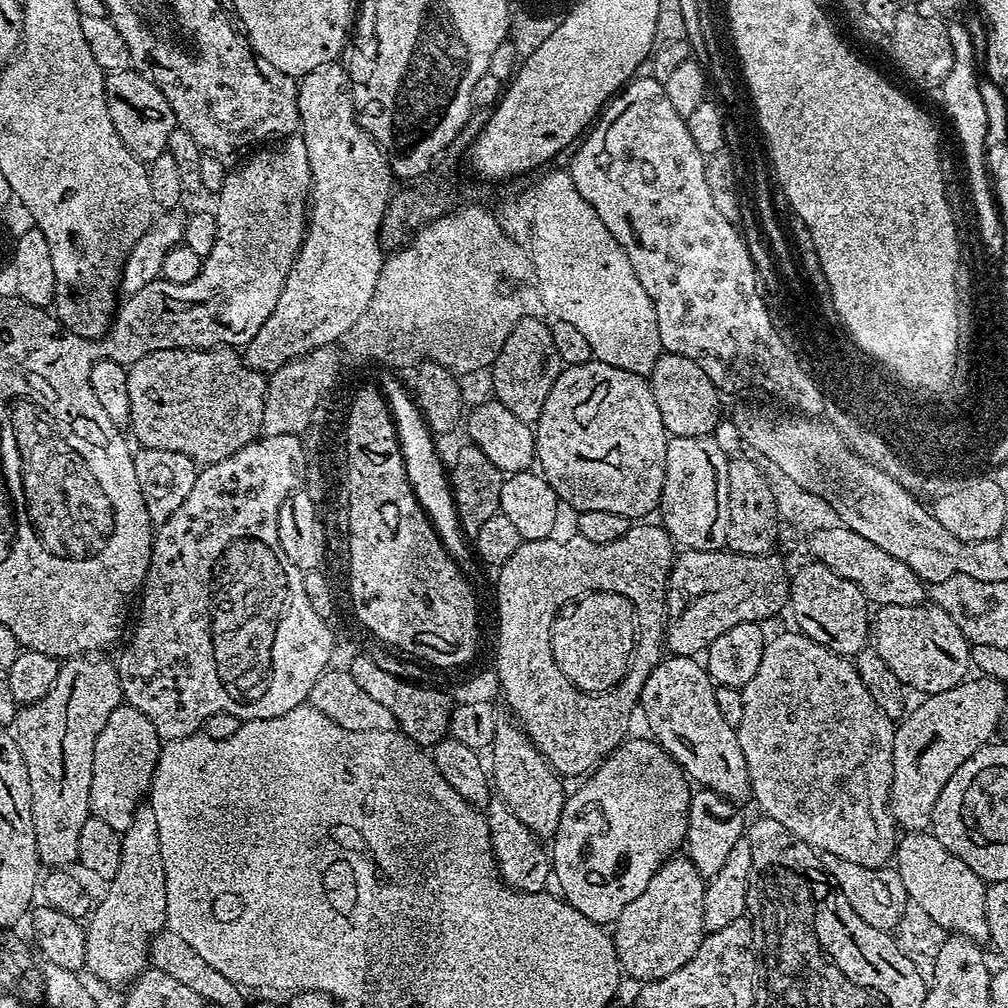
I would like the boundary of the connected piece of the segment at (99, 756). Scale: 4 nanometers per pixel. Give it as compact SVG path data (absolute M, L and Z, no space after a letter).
M121 706L110 714L94 746L88 806L95 819L106 822L110 830L123 834L138 805L145 799L146 790L151 789L161 747L162 741L154 726L136 708Z

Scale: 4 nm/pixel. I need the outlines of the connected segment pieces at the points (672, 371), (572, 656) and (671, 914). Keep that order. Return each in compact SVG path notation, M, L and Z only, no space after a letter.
M664 352L657 356L650 373L654 402L658 402L658 414L662 414L664 431L673 436L708 436L715 433L722 420L718 389L706 378L706 374L693 360L682 354Z
M616 592L588 593L575 608L570 621L561 629L561 626L553 629L551 648L555 660L581 692L608 692L620 683L630 667L636 641L635 609L625 596Z
M669 858L661 864L660 869L650 878L650 886L622 910L622 914L614 921L614 943L616 945L616 959L625 977L633 976L639 982L661 980L666 974L674 974L682 966L686 966L694 958L700 941L706 935L704 926L704 890L705 877L698 874L698 870L687 858Z

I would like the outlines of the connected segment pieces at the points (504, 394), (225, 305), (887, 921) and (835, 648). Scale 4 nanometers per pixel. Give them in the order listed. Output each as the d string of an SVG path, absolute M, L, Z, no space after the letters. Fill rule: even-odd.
M525 314L516 321L510 330L506 342L502 342L502 350L490 365L493 374L494 399L514 418L535 425L542 414L542 406L559 378L562 365L558 358L558 349L554 347L554 334L547 319L539 320L533 314Z
M288 138L283 141L284 148L272 148L269 152L260 152L253 160L248 160L237 172L229 171L224 178L224 185L219 195L224 198L224 212L215 209L216 237L224 236L224 240L216 240L220 248L212 249L216 256L209 254L212 264L203 261L208 268L208 276L204 280L196 278L190 282L192 288L185 288L183 284L170 284L167 282L155 282L146 285L131 295L128 304L128 316L115 321L111 333L120 340L120 336L128 336L128 332L144 332L148 336L148 349L152 354L170 352L168 344L176 345L180 350L183 344L187 344L192 350L196 344L204 344L208 350L219 348L216 340L243 340L245 345L255 338L252 332L258 334L262 330L260 320L266 322L264 316L270 318L268 308L274 310L272 304L278 306L276 292L282 294L280 280L286 282L292 267L288 260L293 263L300 249L296 246L296 240L304 241L304 233L300 230L300 204L309 207L310 198L304 195L304 184L312 186L310 174L310 162L304 164L306 146L303 139ZM224 224L224 232L218 227Z
M819 853L820 867L828 879L836 885L836 889L854 906L854 914L862 918L870 926L880 932L891 933L897 927L905 910L910 905L906 886L902 886L902 878L895 867L871 868L858 866L858 862L846 862L846 858L838 858L838 854Z
M809 562L805 568L795 569L790 580L790 608L801 616L799 631L821 644L836 656L854 658L870 640L870 601L858 585L819 562Z

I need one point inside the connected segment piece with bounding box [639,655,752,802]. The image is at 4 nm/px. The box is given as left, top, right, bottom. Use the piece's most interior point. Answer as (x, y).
(679, 700)

